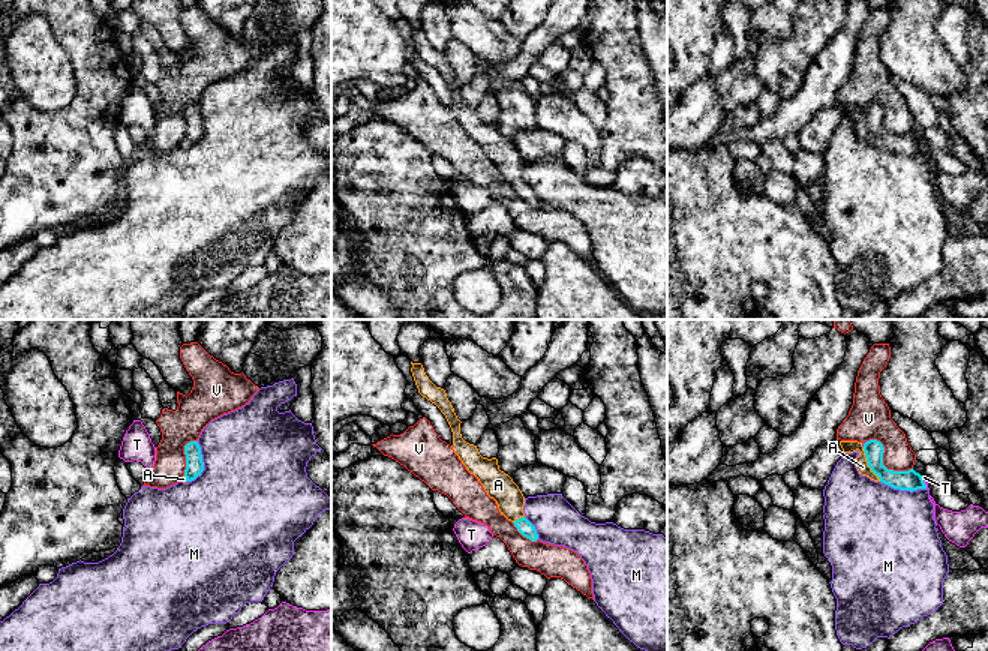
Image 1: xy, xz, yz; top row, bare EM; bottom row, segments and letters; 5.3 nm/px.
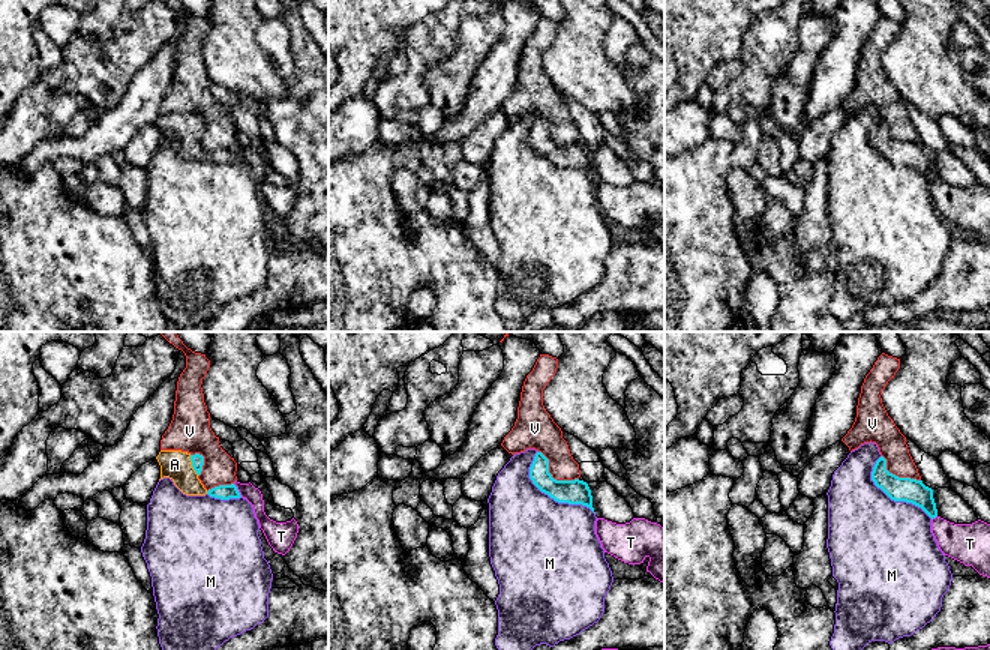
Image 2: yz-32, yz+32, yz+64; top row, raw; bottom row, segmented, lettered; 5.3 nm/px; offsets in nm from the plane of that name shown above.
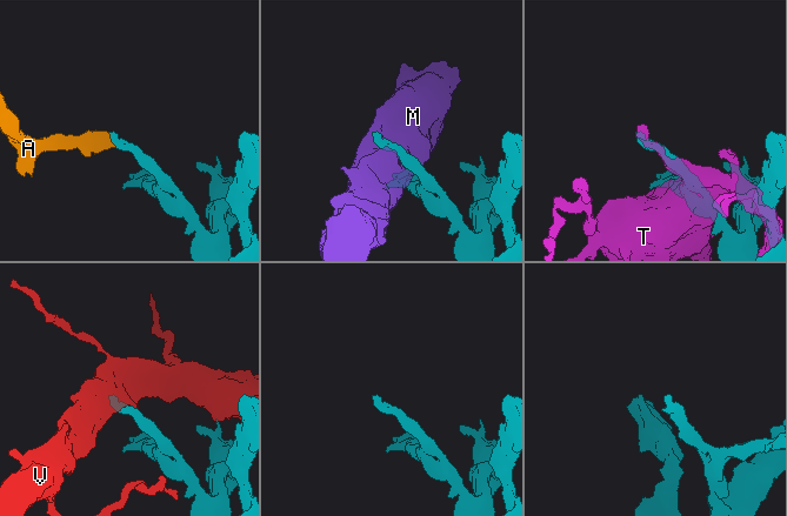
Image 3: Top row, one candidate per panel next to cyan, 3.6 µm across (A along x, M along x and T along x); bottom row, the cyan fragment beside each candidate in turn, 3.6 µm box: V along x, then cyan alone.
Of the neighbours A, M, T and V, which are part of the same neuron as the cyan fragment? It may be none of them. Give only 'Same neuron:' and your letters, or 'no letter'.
Same neuron: A

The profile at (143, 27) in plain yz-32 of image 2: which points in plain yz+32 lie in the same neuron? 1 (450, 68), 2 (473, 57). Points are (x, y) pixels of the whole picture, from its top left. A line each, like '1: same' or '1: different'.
1: same
2: same

